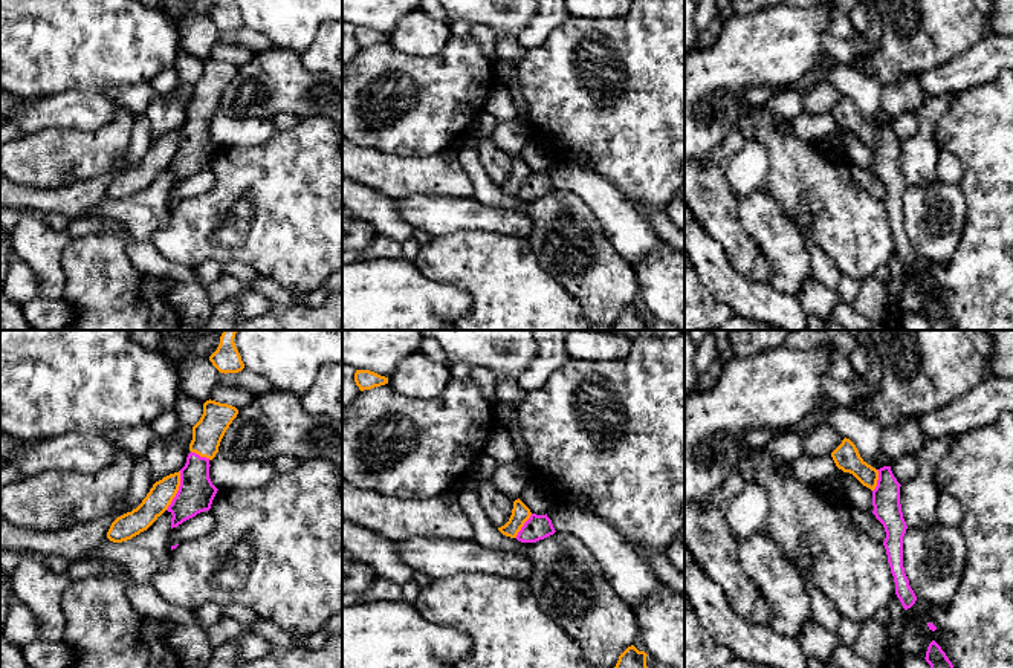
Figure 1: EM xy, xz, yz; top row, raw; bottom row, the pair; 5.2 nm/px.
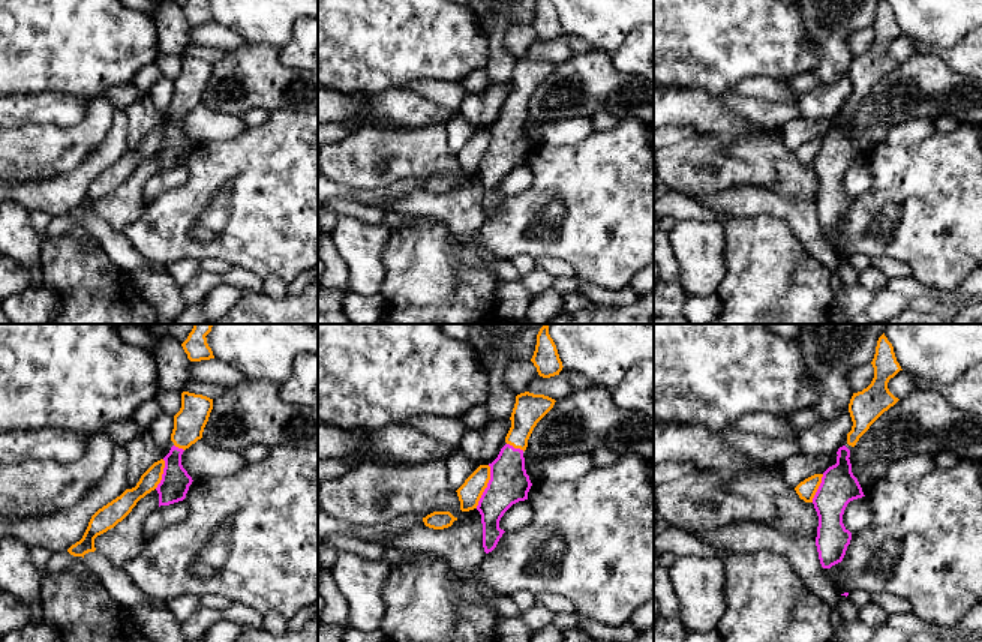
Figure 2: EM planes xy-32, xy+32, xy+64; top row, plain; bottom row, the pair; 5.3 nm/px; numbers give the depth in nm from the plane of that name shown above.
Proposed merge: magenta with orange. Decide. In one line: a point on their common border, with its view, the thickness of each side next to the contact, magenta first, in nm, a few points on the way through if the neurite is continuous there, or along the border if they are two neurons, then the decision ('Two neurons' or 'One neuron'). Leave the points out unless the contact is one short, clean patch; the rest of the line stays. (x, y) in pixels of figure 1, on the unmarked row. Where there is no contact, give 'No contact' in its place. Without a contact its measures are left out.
Touches magenta at xy (178, 149). Thickness 190 nm (magenta) against 130 nm. Path across: xy (196, 150), (178, 149), (162, 150). One neuron

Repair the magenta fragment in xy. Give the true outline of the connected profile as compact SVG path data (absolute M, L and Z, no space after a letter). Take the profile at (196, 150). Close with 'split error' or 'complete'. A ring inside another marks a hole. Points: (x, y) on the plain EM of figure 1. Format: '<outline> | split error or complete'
M206 58L200 78L193 84L191 110L185 124L156 139L136 167L118 174L107 196L113 200L131 197L165 168L173 173L171 186L209 168L218 148L209 136L209 119L218 110L220 99L237 72L238 67L232 63Z | split error

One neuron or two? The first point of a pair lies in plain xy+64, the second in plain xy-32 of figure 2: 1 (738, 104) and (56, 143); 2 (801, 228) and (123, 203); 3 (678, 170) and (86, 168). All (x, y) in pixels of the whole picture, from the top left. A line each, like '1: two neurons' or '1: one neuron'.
1: two neurons
2: one neuron
3: two neurons

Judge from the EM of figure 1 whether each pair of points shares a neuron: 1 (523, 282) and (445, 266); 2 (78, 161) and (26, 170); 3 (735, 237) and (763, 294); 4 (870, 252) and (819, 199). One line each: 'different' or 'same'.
1: same
2: same
3: different
4: same

